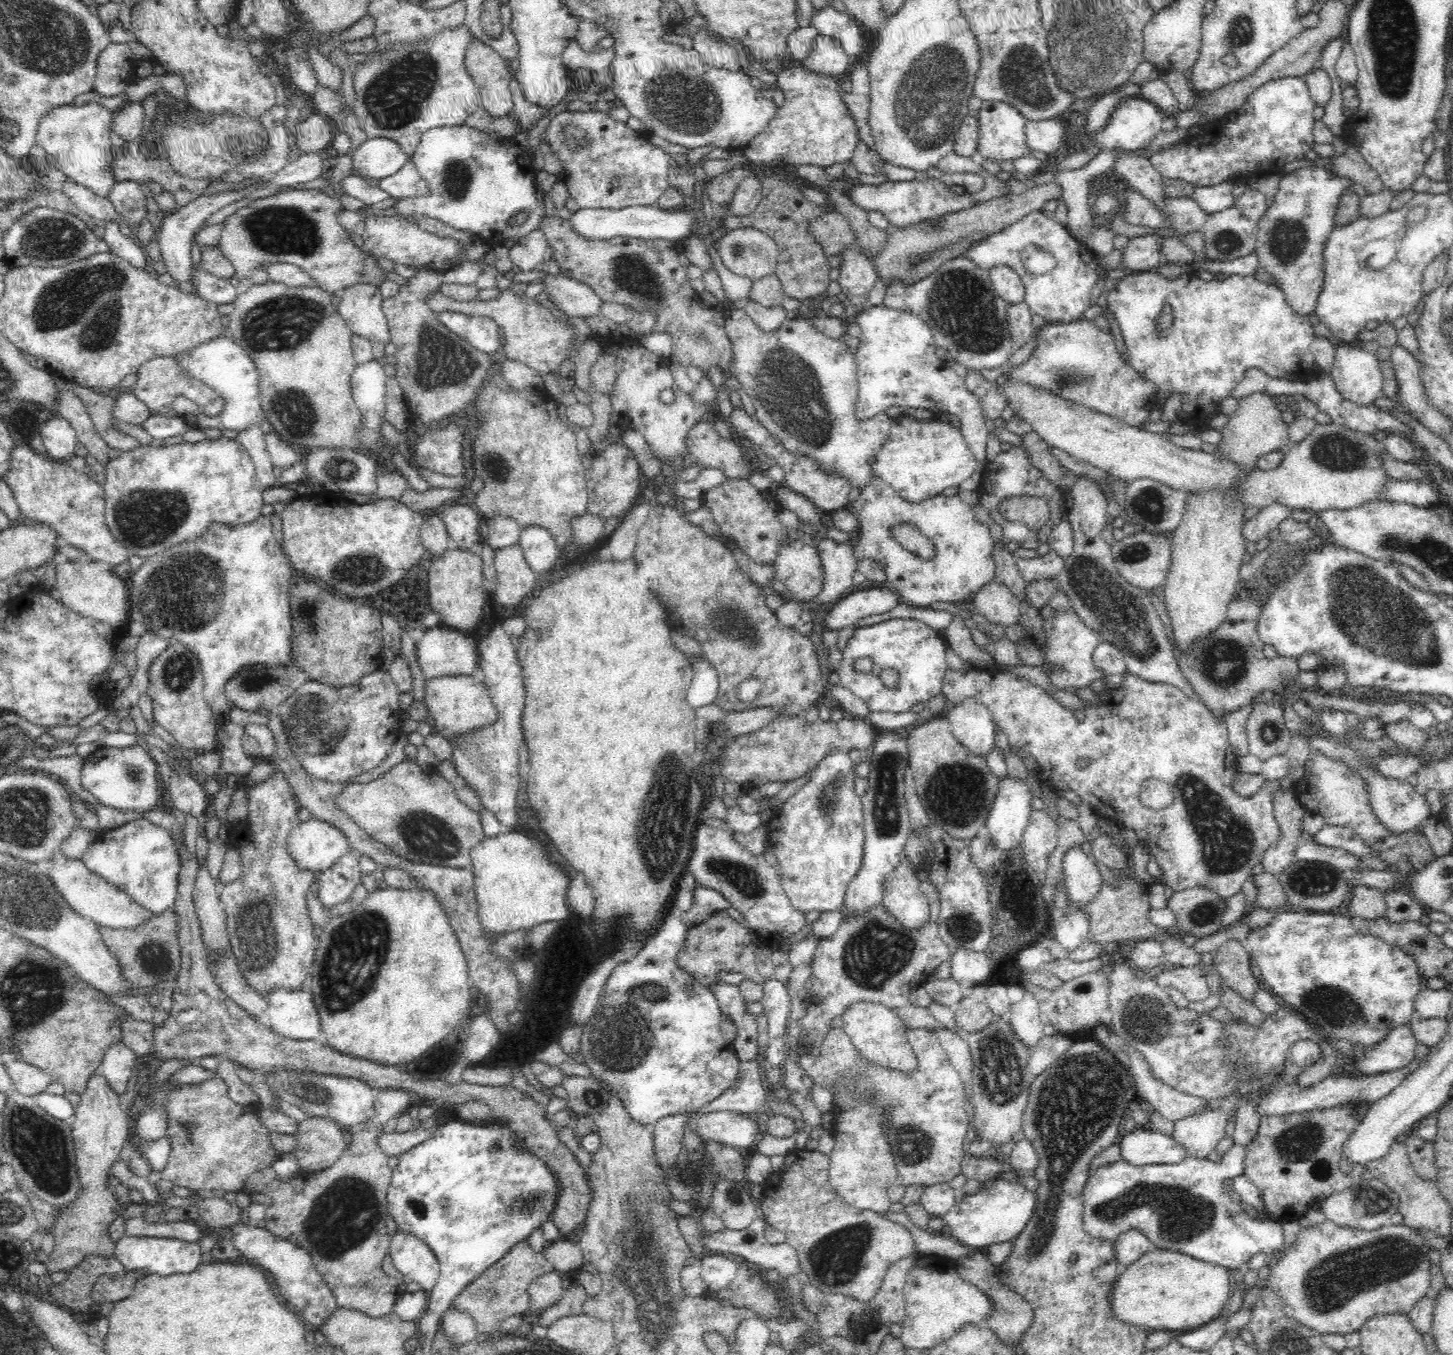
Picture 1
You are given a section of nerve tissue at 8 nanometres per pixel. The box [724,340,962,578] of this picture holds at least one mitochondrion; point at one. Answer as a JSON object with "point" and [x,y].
{"point":[790,390]}

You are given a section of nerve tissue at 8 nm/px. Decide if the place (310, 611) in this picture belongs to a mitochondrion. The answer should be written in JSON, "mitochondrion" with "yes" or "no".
{"mitochondrion":"yes"}

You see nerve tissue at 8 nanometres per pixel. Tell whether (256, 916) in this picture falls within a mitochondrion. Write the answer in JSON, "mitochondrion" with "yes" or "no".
{"mitochondrion":"yes"}

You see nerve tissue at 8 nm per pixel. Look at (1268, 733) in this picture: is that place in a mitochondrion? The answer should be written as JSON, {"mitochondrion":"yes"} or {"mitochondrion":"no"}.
{"mitochondrion":"yes"}

